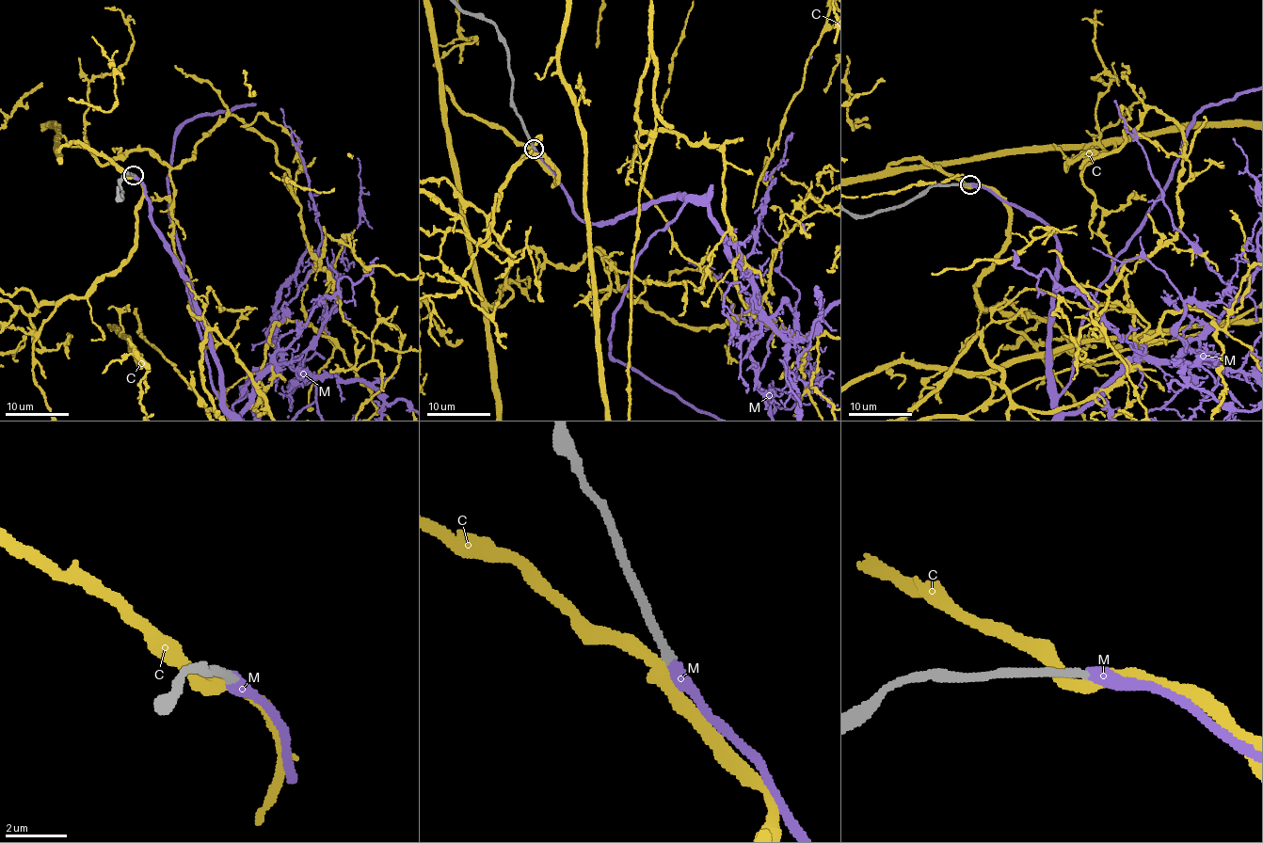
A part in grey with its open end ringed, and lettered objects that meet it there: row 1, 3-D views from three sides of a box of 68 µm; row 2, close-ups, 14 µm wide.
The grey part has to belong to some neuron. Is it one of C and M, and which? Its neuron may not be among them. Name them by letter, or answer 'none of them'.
M

